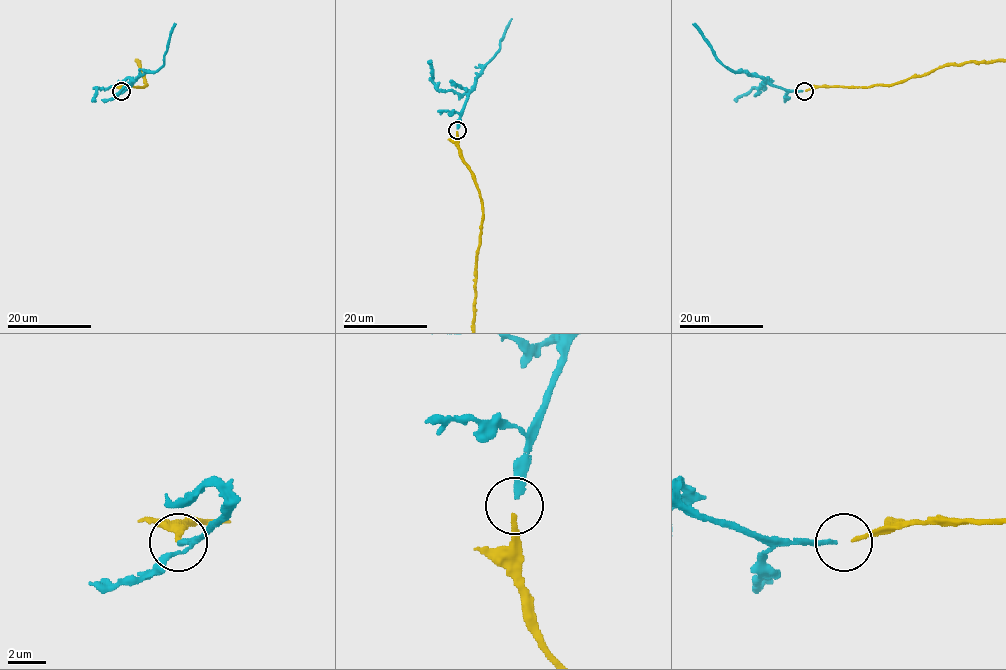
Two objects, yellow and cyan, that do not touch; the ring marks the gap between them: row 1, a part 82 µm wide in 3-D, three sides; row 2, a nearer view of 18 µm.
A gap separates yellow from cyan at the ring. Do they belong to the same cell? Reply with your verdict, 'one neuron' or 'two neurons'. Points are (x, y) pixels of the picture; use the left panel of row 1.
one neuron

